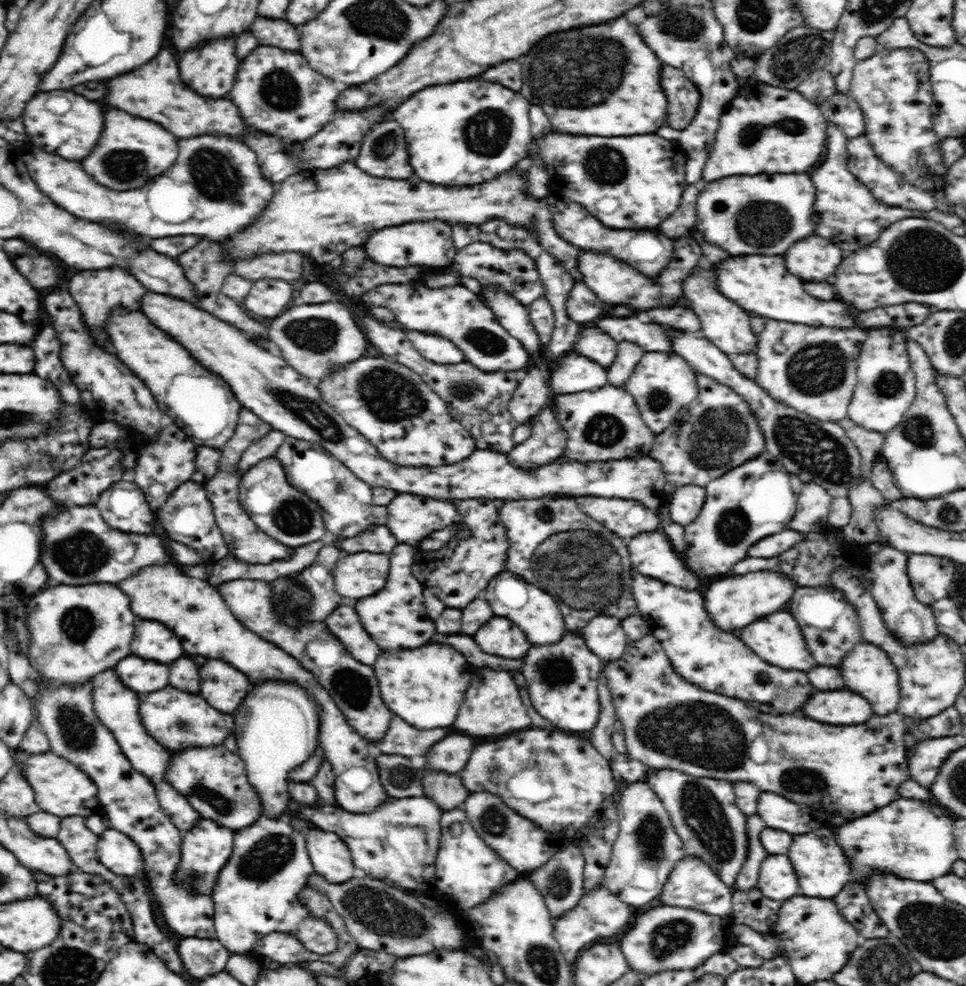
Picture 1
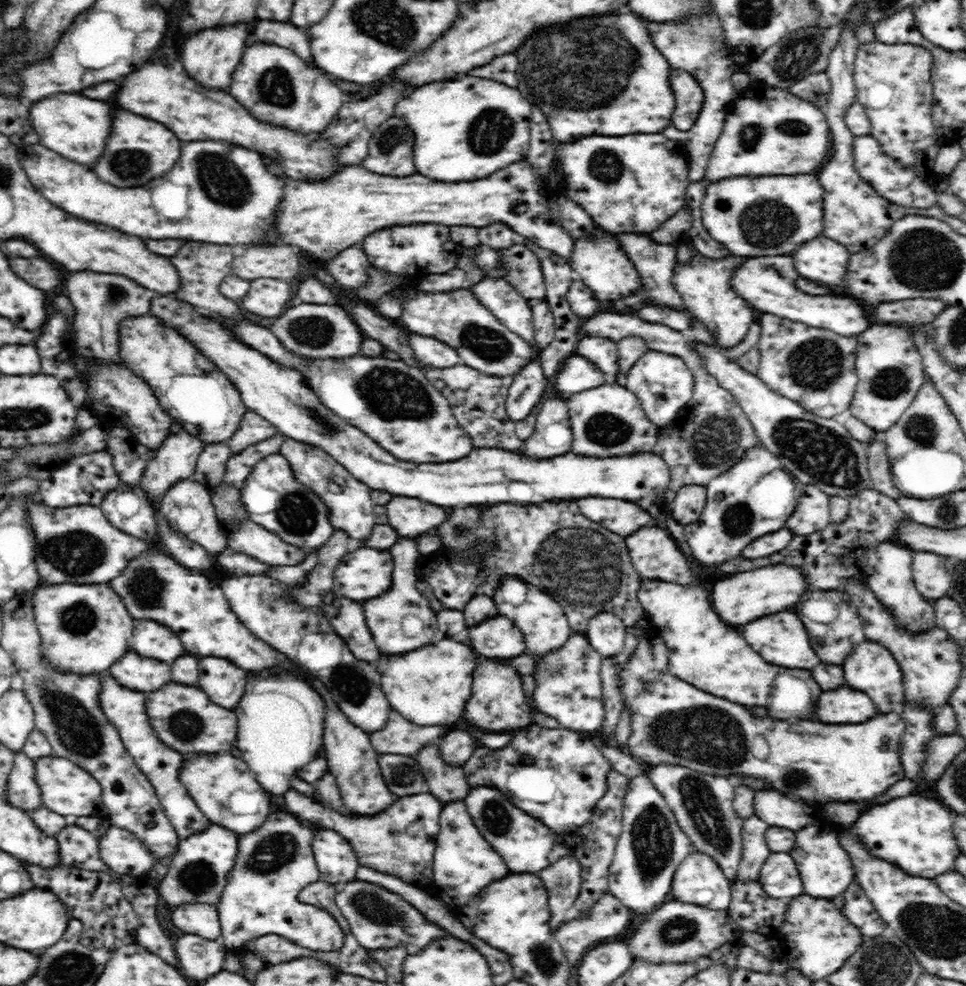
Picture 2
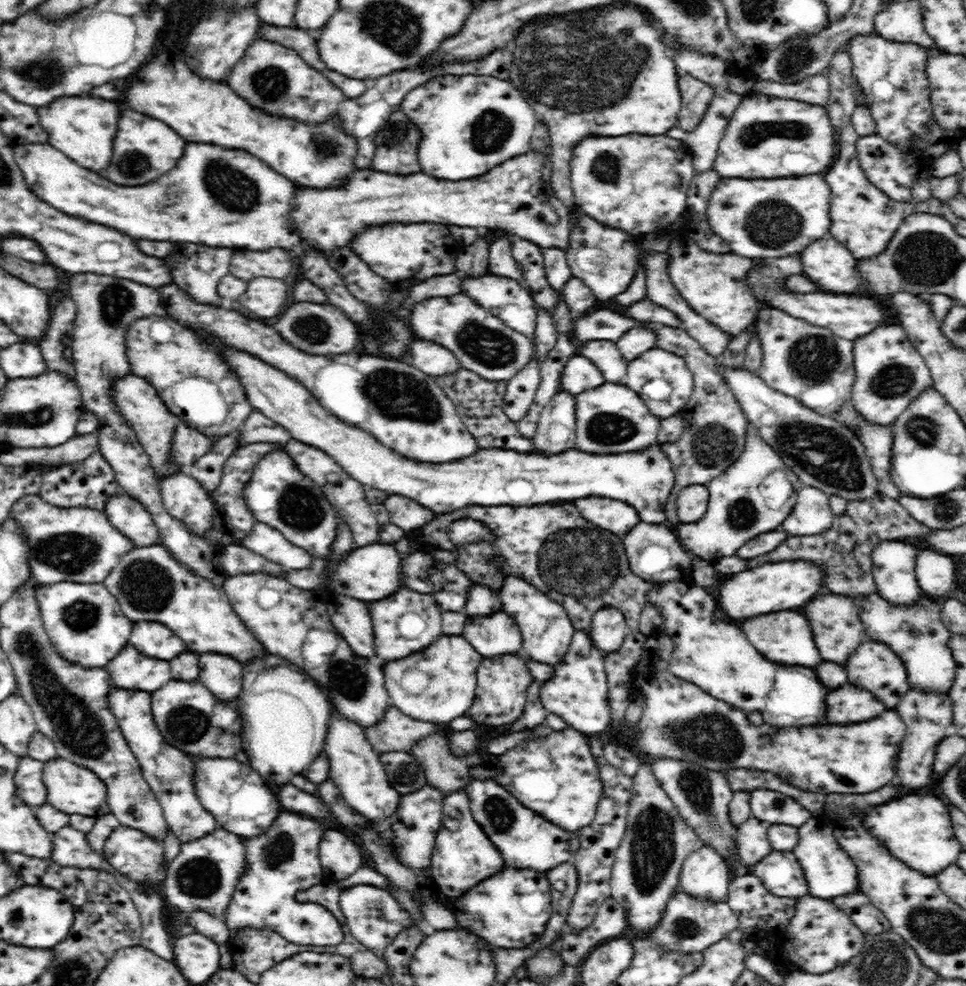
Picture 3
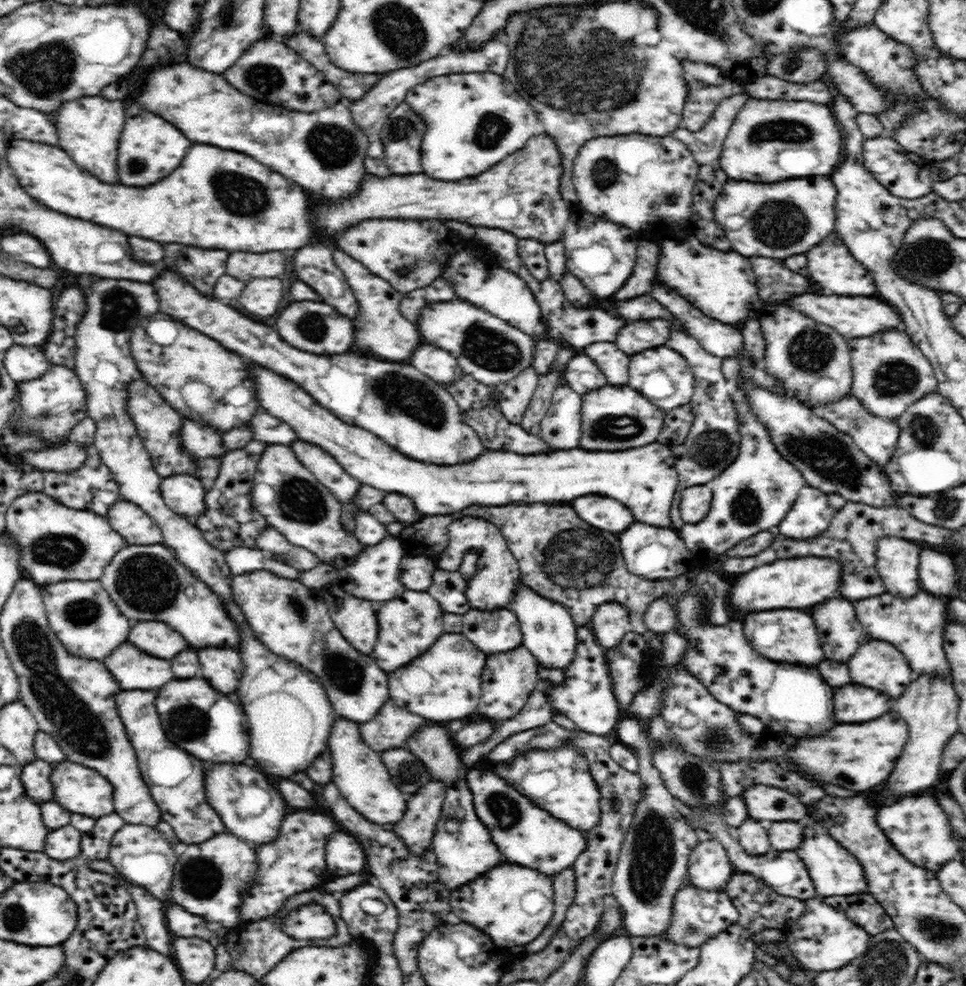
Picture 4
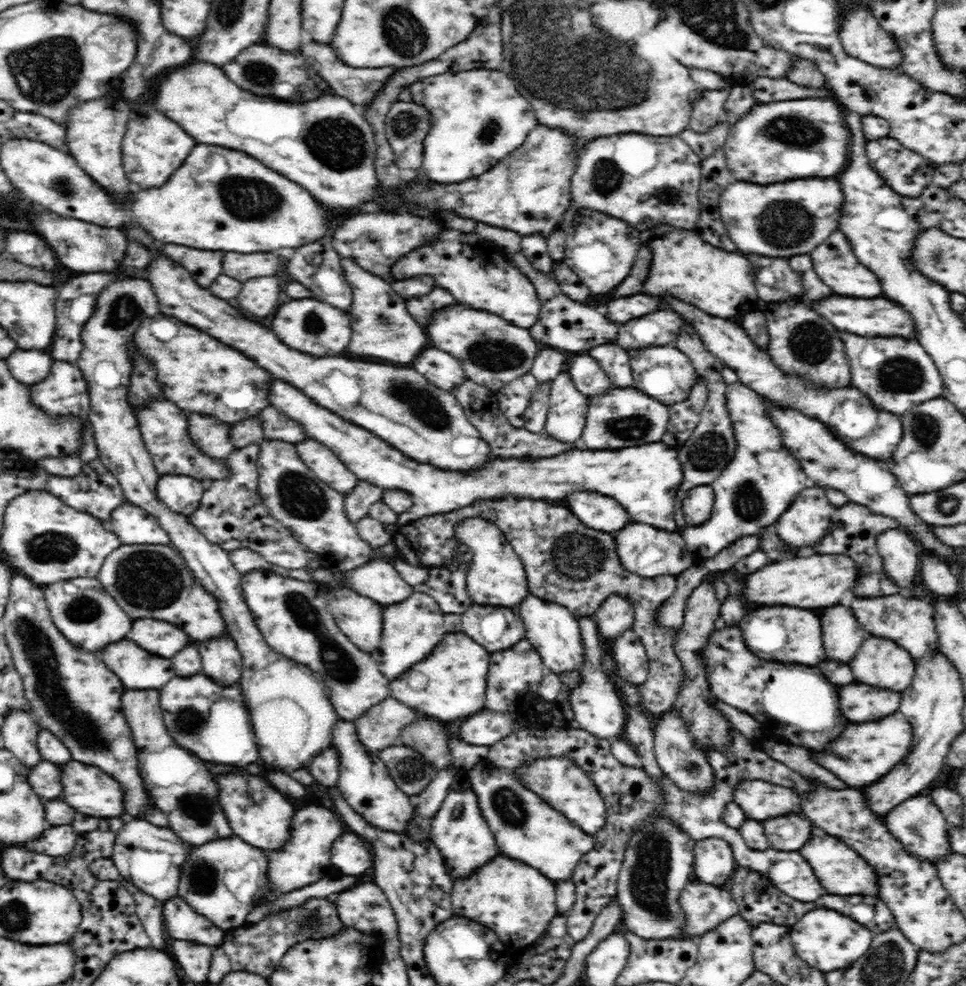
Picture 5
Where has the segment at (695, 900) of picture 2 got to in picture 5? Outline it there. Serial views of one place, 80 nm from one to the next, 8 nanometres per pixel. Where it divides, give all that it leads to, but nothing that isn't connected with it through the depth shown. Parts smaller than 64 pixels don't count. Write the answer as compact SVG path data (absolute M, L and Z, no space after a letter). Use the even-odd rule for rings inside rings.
M721 838L698 841L692 855L692 879L716 887L727 887L729 878L737 868L728 842Z

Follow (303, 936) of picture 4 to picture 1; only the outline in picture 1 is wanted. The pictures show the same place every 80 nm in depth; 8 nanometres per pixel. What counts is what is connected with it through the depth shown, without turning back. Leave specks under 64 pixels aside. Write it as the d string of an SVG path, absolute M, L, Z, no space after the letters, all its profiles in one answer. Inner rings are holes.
M259 817L248 828L234 831L233 852L227 864L220 868L216 887L212 888L211 899L214 903L214 928L216 938L236 954L248 954L257 940L274 932L293 932L303 945L318 955L330 954L338 948L338 937L324 920L311 916L308 907L300 903L299 892L306 887L308 878L315 872L307 852L306 832L296 831L290 823L280 817Z

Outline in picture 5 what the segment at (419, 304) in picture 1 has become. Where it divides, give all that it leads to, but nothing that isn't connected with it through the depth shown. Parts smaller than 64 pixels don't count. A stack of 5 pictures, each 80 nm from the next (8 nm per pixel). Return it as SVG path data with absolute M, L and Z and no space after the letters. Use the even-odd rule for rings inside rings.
M460 304L434 312L426 328L428 336L432 336L432 344L457 358L467 378L494 391L530 373L540 348L540 343L527 328L513 325L491 312L460 308Z

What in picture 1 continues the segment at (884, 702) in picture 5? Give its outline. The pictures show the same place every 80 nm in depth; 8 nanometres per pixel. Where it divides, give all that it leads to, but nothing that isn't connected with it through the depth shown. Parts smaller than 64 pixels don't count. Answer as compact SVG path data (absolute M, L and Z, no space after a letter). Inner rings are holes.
M848 690L816 692L804 704L804 714L824 724L862 724L872 718L872 706Z

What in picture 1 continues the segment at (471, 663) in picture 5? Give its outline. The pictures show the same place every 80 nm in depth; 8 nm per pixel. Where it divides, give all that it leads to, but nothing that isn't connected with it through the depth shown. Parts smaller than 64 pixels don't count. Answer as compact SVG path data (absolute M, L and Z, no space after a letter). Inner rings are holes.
M430 644L408 652L384 652L371 665L380 684L382 700L393 715L414 728L452 728L464 692L470 686L472 666L460 652L446 644Z

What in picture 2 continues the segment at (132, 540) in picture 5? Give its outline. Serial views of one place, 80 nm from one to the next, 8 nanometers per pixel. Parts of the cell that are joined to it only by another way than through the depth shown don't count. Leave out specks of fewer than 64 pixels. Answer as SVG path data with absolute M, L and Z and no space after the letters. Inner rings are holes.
M119 485L103 496L99 508L112 526L126 534L142 540L157 536L155 513L142 491Z

